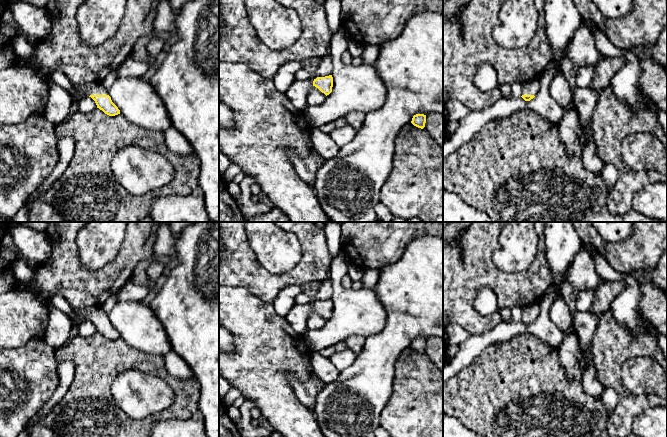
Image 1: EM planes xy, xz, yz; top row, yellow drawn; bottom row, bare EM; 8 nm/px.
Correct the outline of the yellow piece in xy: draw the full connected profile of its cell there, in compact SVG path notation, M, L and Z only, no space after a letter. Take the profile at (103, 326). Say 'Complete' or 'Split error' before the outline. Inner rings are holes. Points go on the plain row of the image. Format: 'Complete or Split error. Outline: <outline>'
Split error. Outline: M100 306L73 308L73 315L70 316L70 319L73 327L78 328L81 322L89 320L95 325L97 332L105 338L109 340L120 338L120 334L112 326L108 314Z

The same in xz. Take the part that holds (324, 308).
Split error. Outline: M332 299L308 304L295 304L287 314L286 320L295 333L304 336L308 331L307 320L311 314L319 314L327 320L332 316L332 311Z

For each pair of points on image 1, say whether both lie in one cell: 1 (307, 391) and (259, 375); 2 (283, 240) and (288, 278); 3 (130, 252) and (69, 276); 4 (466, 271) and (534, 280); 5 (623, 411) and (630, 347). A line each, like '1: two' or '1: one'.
1: two
2: two
3: one
4: one
5: one

